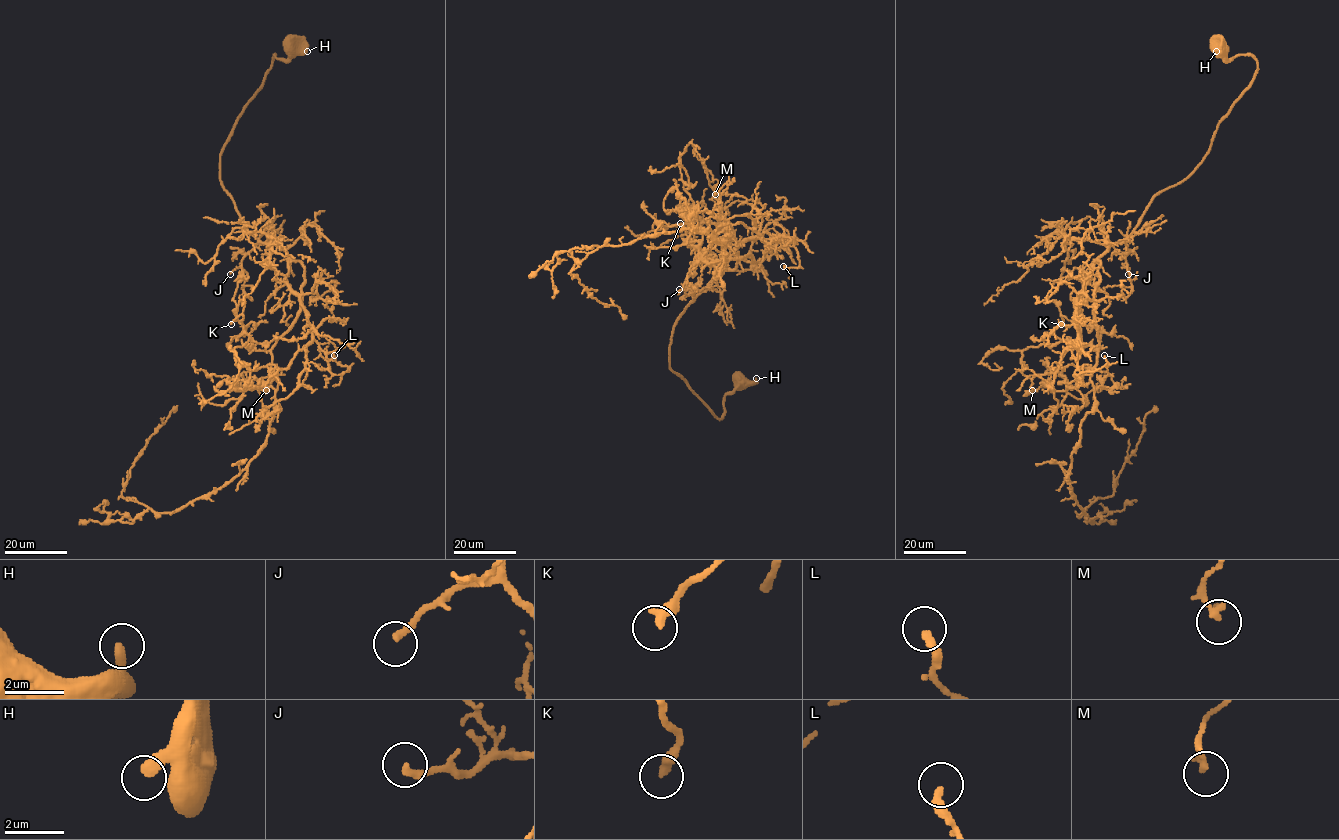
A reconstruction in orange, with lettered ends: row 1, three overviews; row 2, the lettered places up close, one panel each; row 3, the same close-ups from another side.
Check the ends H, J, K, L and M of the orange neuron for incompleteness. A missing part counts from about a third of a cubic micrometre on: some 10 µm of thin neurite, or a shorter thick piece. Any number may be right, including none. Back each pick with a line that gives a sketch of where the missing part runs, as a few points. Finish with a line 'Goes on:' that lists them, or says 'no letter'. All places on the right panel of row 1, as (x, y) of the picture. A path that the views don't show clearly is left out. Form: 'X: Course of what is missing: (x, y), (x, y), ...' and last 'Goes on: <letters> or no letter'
Goes on: no letter

